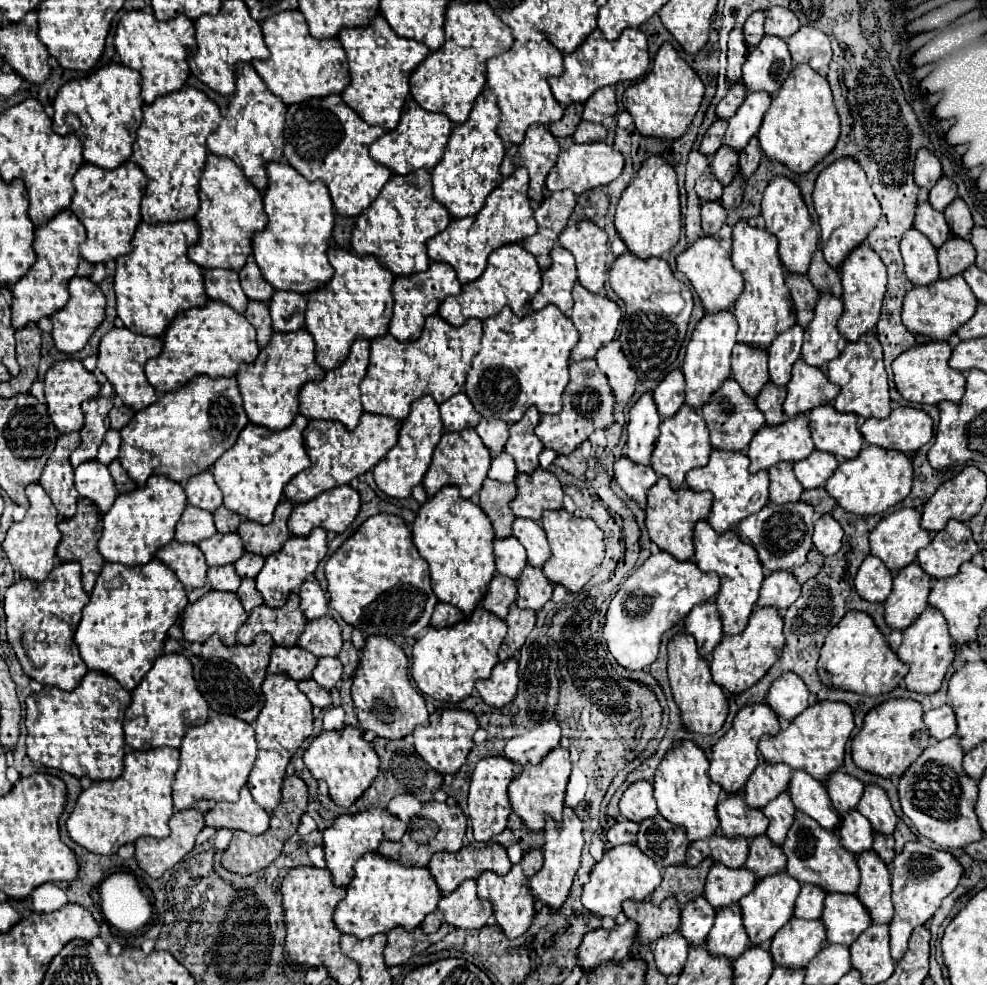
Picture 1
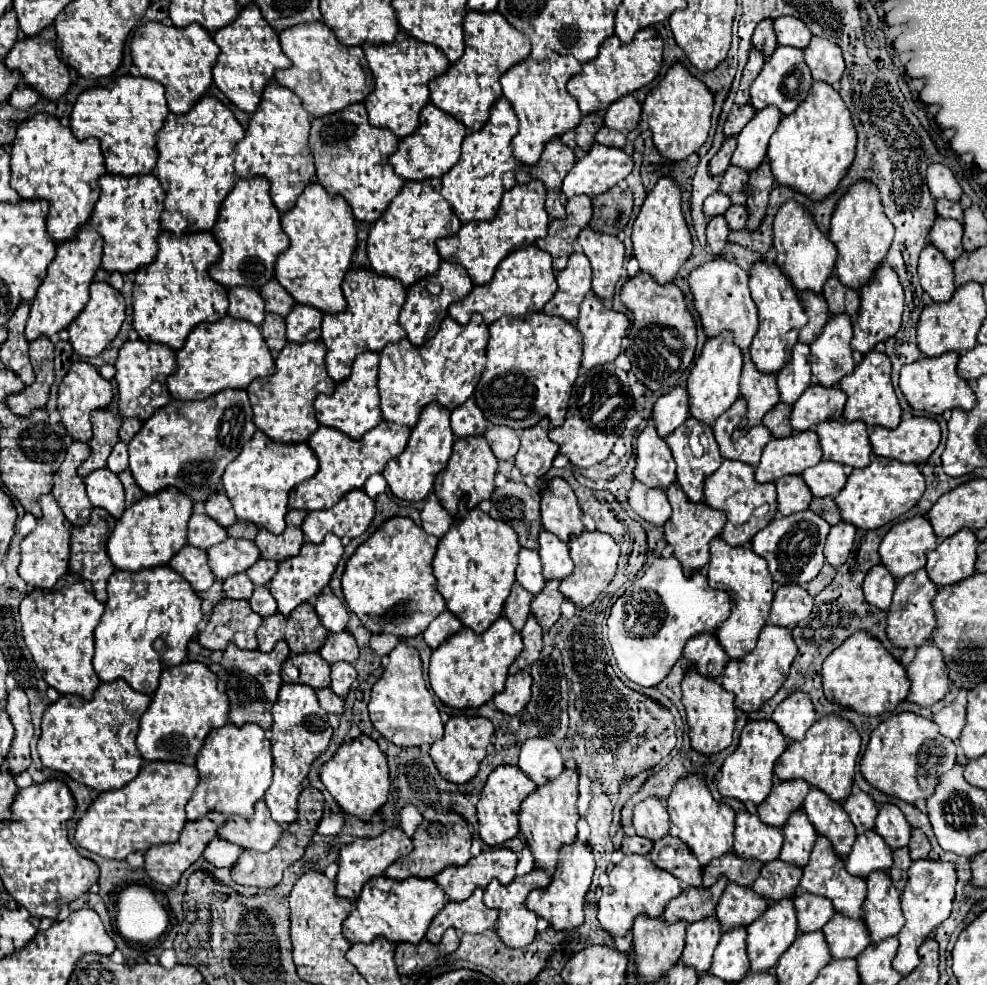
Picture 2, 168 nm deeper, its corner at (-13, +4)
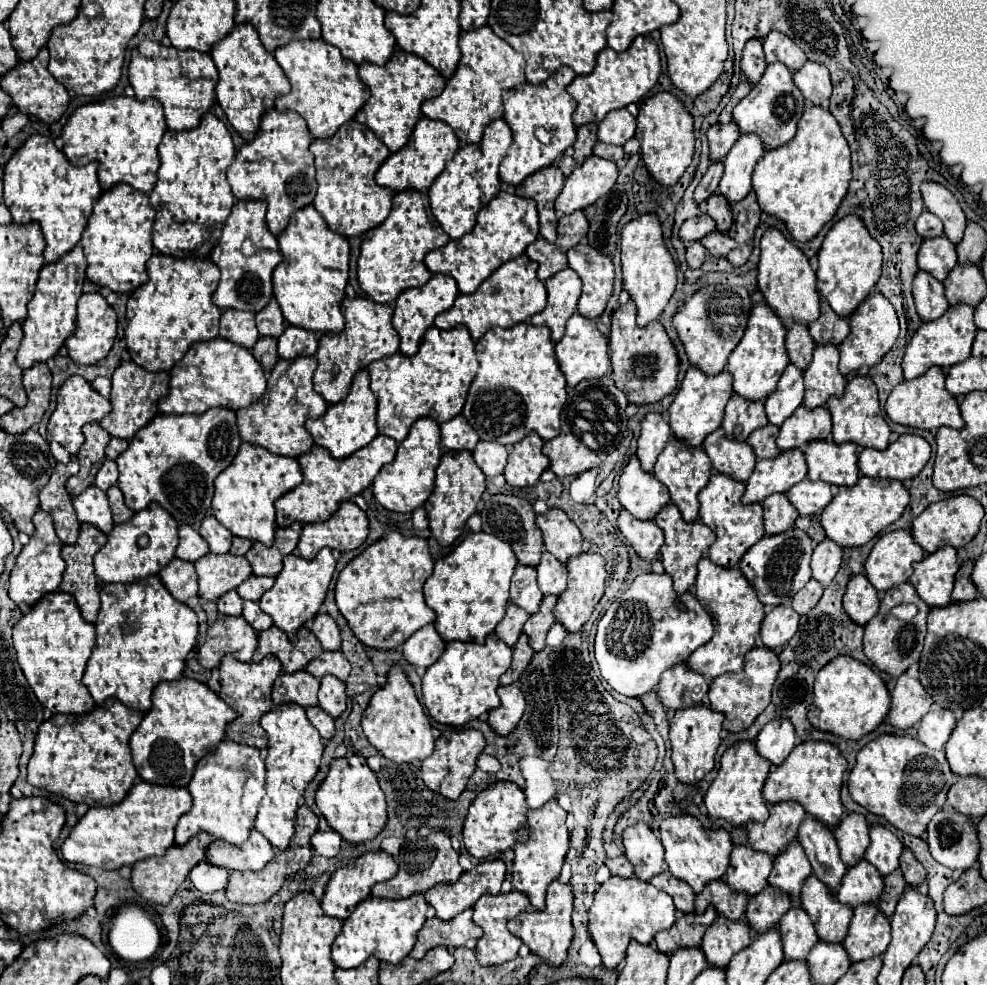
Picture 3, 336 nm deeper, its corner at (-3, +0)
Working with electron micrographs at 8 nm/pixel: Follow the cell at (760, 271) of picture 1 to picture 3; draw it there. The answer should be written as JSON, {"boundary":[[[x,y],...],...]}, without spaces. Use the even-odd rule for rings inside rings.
{"boundary":[[[760,302],[748,320],[748,328],[738,344],[738,348],[734,348],[734,352],[730,354],[730,360],[726,364],[726,372],[734,378],[734,392],[750,402],[756,400],[764,400],[770,396],[770,392],[776,390],[776,384],[780,380],[780,376],[784,374],[786,366],[790,364],[786,348],[784,348],[784,340],[786,340],[786,328],[782,328],[782,322],[778,320],[778,316],[774,316],[774,312],[770,312],[770,308],[766,308],[766,302]]]}

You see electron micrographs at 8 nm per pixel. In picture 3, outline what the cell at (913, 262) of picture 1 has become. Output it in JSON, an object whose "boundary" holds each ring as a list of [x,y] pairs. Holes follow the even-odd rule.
{"boundary":[[[918,272],[914,278],[914,302],[922,322],[932,322],[948,310],[948,300],[944,296],[942,282]]]}

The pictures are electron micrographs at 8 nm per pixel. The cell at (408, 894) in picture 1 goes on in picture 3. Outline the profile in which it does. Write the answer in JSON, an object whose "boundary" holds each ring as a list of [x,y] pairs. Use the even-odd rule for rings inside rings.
{"boundary":[[[410,896],[406,900],[378,900],[370,898],[358,904],[356,912],[352,912],[350,920],[344,920],[344,928],[332,944],[332,962],[342,968],[356,968],[368,960],[368,956],[376,956],[380,962],[398,964],[402,962],[416,944],[416,934],[426,922],[428,902],[424,896]]]}

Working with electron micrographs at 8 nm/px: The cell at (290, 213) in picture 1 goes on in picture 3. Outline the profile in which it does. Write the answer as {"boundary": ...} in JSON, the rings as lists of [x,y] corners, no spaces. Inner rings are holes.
{"boundary":[[[314,206],[296,210],[288,228],[278,236],[284,256],[274,270],[274,298],[278,300],[284,320],[290,326],[310,330],[314,334],[332,334],[344,330],[340,304],[348,284],[348,240],[330,232]]]}

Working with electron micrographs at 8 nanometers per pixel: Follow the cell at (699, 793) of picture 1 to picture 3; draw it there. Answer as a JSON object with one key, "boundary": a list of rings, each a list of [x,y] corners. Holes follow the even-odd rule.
{"boundary":[[[672,816],[666,818],[660,826],[660,840],[666,850],[666,864],[670,874],[676,880],[686,882],[694,894],[698,896],[706,884],[712,880],[720,880],[730,864],[730,852],[732,852],[732,840],[726,830],[706,830],[702,824],[692,816]]]}

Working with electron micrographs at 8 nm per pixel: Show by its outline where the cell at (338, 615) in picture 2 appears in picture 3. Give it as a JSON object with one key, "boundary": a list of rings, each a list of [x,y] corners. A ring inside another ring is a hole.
{"boundary":[[[318,614],[312,622],[312,634],[318,638],[320,646],[324,650],[340,650],[342,638],[340,638],[340,628],[334,624],[334,618],[328,614]]]}

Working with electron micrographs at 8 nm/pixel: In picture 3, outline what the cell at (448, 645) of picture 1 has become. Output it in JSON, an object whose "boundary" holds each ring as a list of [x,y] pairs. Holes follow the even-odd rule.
{"boundary":[[[490,634],[484,644],[448,642],[440,660],[432,664],[422,676],[422,700],[428,708],[428,714],[440,724],[462,726],[480,718],[484,712],[498,708],[498,680],[510,668],[510,662],[512,650],[494,634]]]}

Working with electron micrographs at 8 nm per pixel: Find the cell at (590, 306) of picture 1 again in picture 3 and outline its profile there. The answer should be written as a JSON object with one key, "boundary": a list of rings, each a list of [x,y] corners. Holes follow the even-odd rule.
{"boundary":[[[572,316],[566,324],[566,334],[564,338],[554,346],[558,366],[566,378],[568,386],[576,386],[582,380],[592,380],[592,378],[602,378],[610,370],[610,358],[608,358],[608,342],[606,338],[598,332],[594,320],[586,320],[584,316]]]}

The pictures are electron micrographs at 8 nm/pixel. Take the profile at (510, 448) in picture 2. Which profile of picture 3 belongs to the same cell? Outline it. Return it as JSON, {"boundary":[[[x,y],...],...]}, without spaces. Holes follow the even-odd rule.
{"boundary":[[[478,442],[478,448],[472,452],[472,456],[474,456],[478,468],[488,478],[494,478],[504,472],[508,448],[502,444],[494,444],[494,442]]]}

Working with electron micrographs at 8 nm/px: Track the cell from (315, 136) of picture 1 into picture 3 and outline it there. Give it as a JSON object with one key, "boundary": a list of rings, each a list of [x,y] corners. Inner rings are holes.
{"boundary":[[[350,120],[340,126],[332,140],[314,140],[310,152],[316,160],[318,180],[314,208],[322,214],[332,232],[338,232],[346,238],[362,236],[364,232],[376,228],[388,218],[394,192],[378,186],[374,182],[374,174],[390,156],[390,152],[370,128],[358,124],[356,120]]]}

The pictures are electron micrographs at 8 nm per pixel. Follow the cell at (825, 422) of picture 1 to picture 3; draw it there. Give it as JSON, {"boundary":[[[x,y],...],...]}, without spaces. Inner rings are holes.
{"boundary":[[[828,440],[808,444],[804,450],[808,480],[822,480],[834,486],[854,486],[860,478],[856,452],[858,448],[854,444],[834,444]]]}

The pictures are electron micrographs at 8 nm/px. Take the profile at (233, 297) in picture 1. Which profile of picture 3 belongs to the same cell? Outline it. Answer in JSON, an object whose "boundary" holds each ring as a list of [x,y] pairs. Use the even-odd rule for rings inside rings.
{"boundary":[[[222,312],[220,338],[252,350],[252,346],[260,338],[254,324],[254,314],[252,312]]]}

